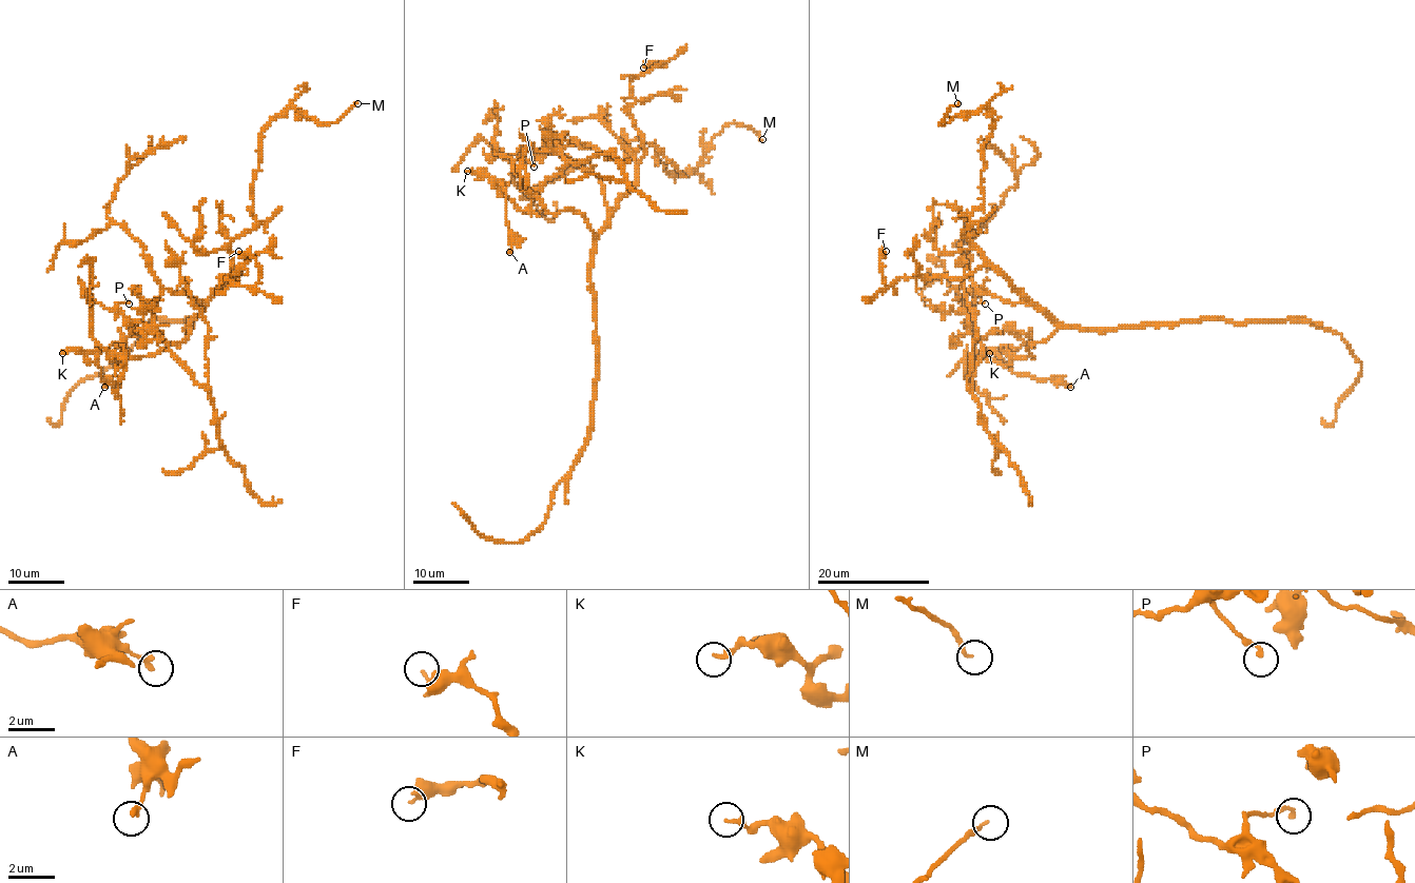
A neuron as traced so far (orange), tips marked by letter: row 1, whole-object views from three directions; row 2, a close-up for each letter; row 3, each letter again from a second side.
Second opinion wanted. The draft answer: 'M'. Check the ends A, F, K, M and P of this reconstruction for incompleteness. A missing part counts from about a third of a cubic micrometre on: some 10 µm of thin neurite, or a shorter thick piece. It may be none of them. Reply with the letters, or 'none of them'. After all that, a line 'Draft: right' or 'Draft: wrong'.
none of them
Draft: wrong

